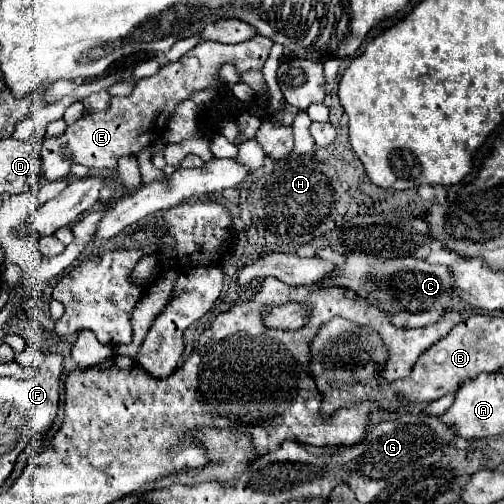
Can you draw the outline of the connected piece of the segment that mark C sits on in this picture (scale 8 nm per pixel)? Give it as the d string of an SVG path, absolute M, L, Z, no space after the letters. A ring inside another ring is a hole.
M349 254L347 262L341 264L341 278L337 278L337 286L355 290L363 298L373 298L377 306L393 318L395 326L401 328L421 328L441 320L441 316L453 308L455 292L453 274L447 266L431 266L415 258L387 260L369 254Z

